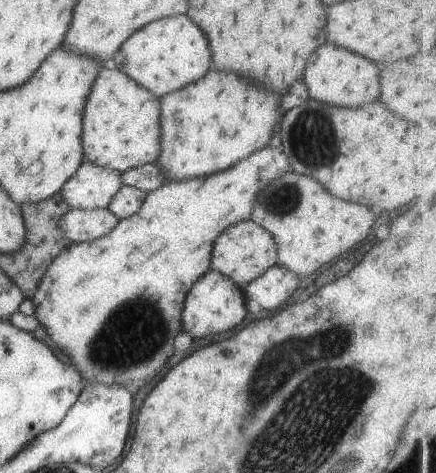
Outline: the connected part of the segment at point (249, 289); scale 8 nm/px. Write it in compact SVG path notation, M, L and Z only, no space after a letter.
M277 264L243 286L245 301L257 302L263 310L283 308L291 302L293 290L299 286L299 276Z

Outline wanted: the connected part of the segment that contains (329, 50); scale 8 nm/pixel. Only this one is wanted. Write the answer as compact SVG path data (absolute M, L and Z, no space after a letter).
M331 42L319 45L307 58L301 78L307 88L308 98L331 106L363 106L379 96L379 70L367 58L345 48L337 48Z

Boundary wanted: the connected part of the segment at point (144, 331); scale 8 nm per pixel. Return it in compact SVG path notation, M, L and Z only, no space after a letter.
M267 144L257 152L253 152L251 156L243 157L232 165L225 167L225 170L205 176L181 179L180 181L164 182L155 190L146 193L139 210L124 219L118 219L117 224L107 234L90 241L71 243L49 263L43 278L38 282L35 292L29 298L35 305L33 317L38 320L39 326L45 330L51 342L54 342L67 355L69 364L80 372L86 382L98 382L106 385L127 385L132 383L137 387L147 384L163 368L165 360L173 354L174 350L171 346L173 338L179 332L182 332L180 314L184 305L185 295L191 285L209 270L212 244L217 235L228 226L249 220L257 193L271 181L275 181L276 178L281 178L285 173L289 172L287 166L289 166L289 162L287 162L287 158L285 158L281 148L276 149Z

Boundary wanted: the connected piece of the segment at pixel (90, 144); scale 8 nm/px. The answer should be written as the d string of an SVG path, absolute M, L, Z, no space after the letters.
M113 67L101 68L82 112L83 160L122 173L154 163L160 151L160 97Z

